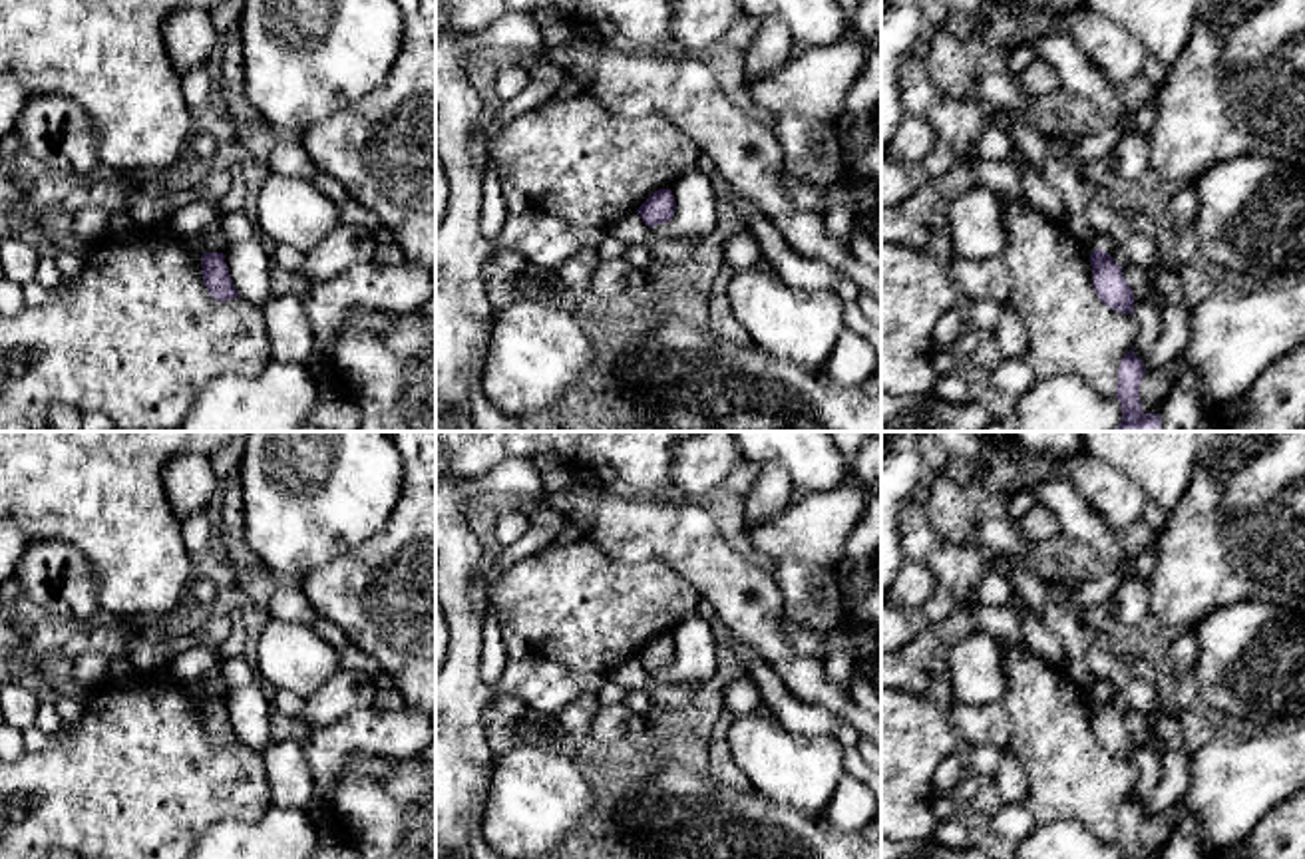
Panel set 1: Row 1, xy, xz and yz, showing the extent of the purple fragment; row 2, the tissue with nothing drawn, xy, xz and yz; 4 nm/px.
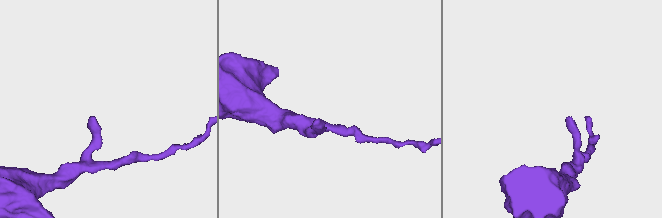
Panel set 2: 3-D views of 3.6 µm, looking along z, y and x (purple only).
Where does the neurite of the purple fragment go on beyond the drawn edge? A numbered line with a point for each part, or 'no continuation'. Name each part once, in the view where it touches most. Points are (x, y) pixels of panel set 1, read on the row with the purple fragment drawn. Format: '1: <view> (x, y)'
no continuation

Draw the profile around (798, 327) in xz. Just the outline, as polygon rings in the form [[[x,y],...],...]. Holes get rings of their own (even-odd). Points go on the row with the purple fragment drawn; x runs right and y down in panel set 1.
[[[760,264],[722,276],[732,314],[756,346],[780,362],[824,366],[843,328],[843,302],[834,290],[792,288]]]

